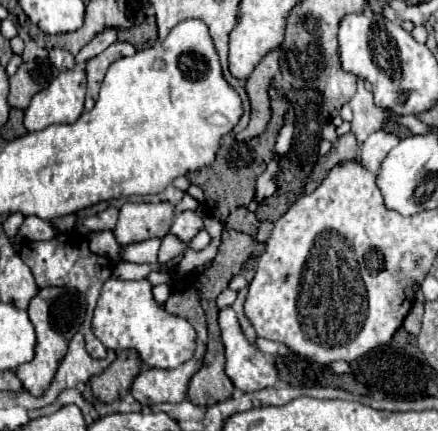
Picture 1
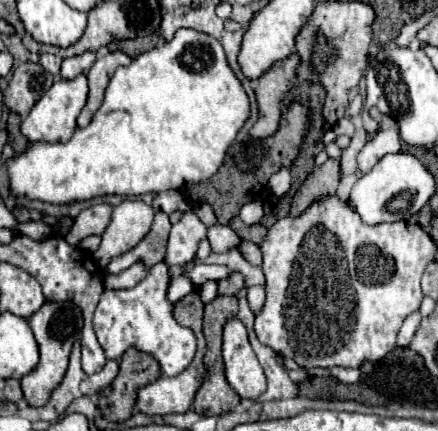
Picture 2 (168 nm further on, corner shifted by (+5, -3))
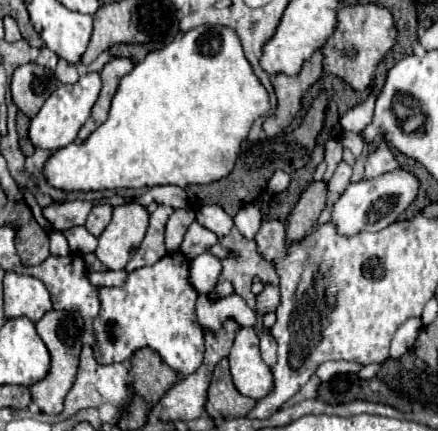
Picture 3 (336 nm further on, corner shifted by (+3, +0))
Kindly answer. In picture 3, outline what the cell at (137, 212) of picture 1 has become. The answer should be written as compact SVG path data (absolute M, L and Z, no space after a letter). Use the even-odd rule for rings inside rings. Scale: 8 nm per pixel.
M132 203L112 209L112 221L98 237L96 257L112 271L124 269L148 229L146 207Z

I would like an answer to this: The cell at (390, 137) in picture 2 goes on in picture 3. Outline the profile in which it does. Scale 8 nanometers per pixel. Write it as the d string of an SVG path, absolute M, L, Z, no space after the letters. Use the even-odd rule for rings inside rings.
M384 139L378 141L378 149L374 153L368 155L368 163L366 163L366 179L374 179L380 177L382 173L388 173L390 169L396 169L398 163L394 159L394 155L390 153L390 147Z

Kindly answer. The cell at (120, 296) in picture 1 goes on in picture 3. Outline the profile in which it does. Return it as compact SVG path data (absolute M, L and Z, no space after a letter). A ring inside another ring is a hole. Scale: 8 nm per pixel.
M172 251L154 265L132 271L122 287L98 287L100 313L94 321L94 355L100 365L128 361L142 347L158 351L180 377L202 365L204 333L194 313L198 291L188 281L188 269L188 257L182 251Z

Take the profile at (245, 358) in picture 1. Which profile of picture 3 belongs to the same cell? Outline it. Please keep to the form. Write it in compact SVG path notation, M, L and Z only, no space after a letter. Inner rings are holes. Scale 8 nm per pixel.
M242 327L236 333L232 351L228 355L230 373L236 389L252 399L262 399L274 389L272 369L262 361L258 337L254 329Z

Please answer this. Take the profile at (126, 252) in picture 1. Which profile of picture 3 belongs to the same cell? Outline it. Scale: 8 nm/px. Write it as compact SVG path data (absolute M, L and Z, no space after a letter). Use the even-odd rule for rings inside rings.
M158 205L158 209L150 215L148 233L146 233L142 245L138 247L138 251L134 253L134 257L126 265L126 271L128 273L132 273L134 269L140 269L140 267L146 267L146 265L154 265L158 259L162 259L166 255L166 247L164 247L164 225L166 225L166 219L172 213L174 213L172 207Z

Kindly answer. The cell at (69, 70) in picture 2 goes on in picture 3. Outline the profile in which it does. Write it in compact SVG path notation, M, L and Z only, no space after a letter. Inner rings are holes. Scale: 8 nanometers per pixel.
M64 59L58 61L58 65L54 69L54 75L56 75L56 79L60 83L74 83L74 81L78 81L78 69L76 69L76 65L66 63Z

